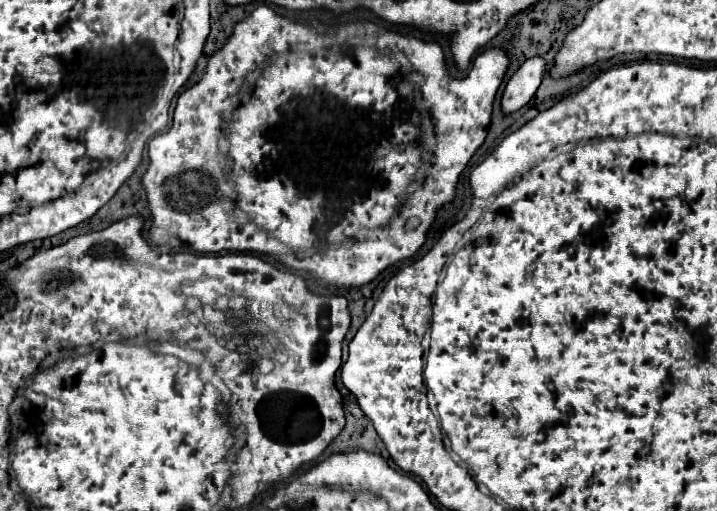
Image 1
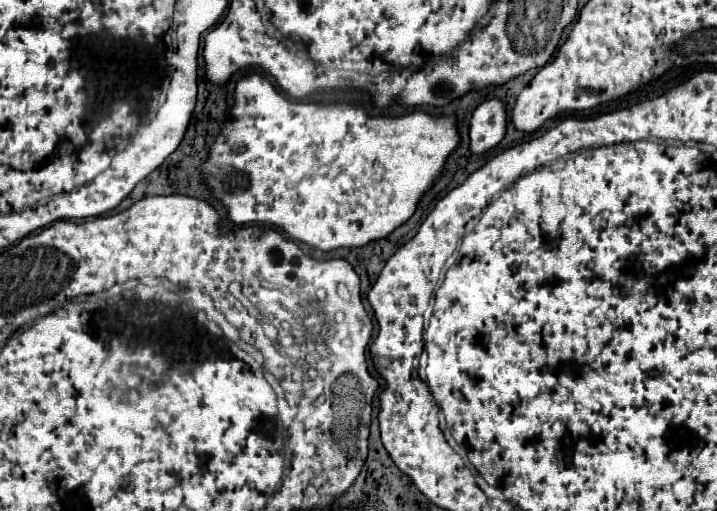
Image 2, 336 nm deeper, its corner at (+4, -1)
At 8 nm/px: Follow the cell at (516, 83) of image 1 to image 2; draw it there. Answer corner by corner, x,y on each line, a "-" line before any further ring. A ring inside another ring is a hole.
500,98
484,100
470,120
470,150
482,154
494,148
506,134
506,104

